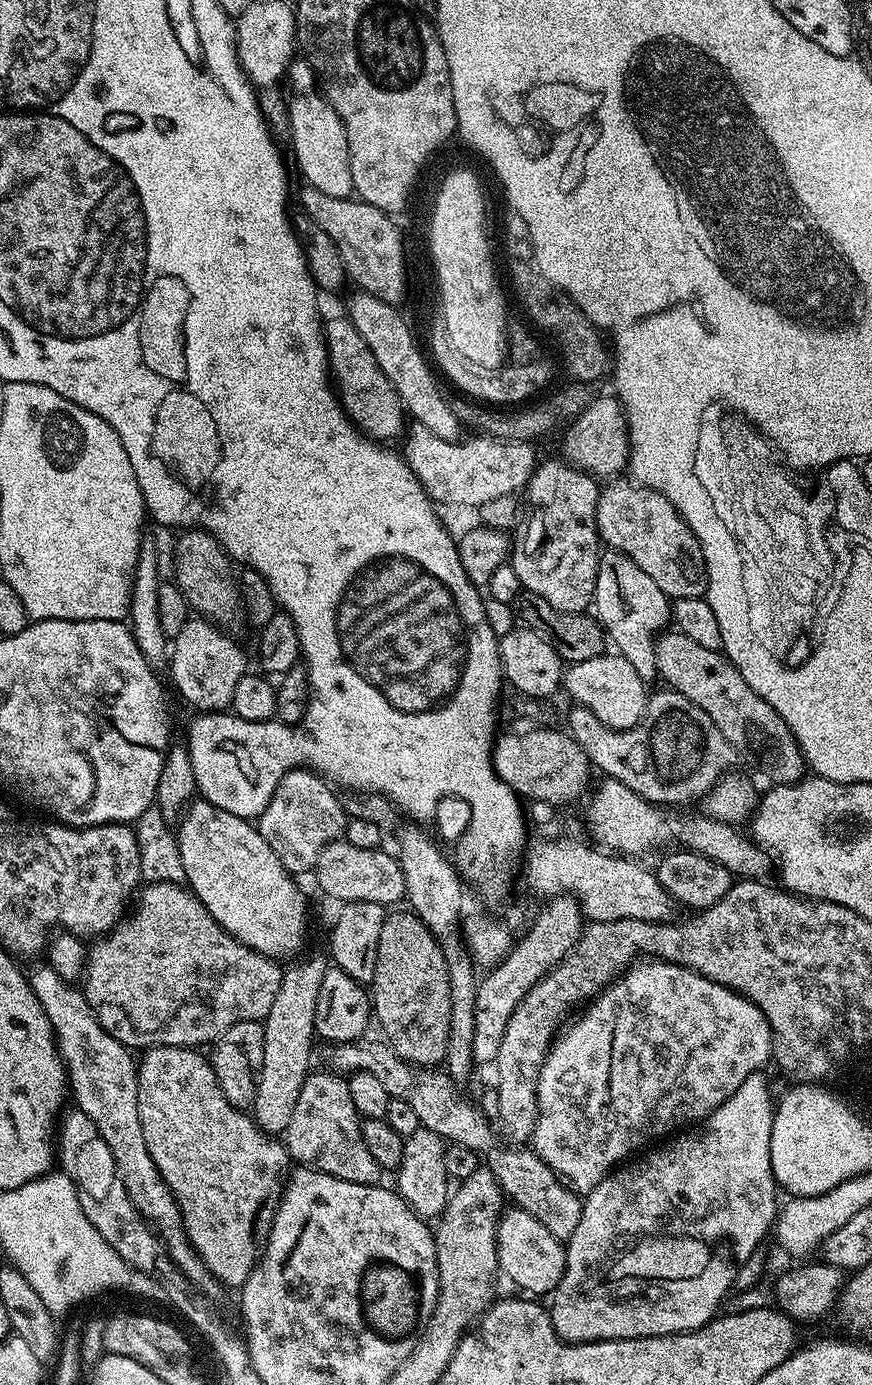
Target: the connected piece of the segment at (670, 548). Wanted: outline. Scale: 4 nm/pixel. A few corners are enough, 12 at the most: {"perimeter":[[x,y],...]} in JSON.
{"perimeter":[[616,478],[596,530],[669,598],[708,589],[698,538],[665,496]]}

